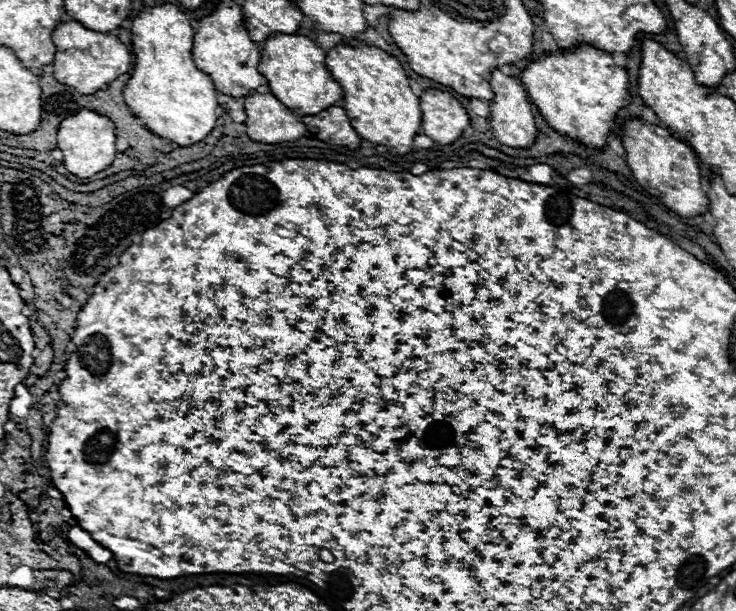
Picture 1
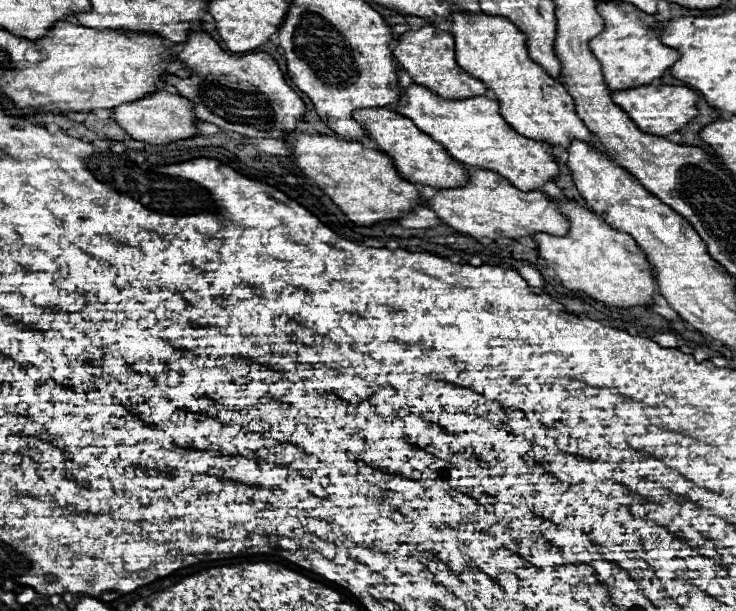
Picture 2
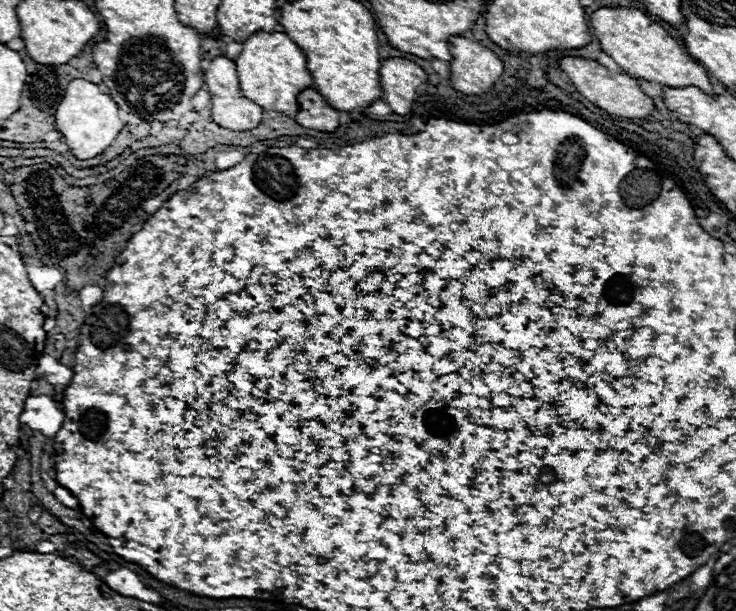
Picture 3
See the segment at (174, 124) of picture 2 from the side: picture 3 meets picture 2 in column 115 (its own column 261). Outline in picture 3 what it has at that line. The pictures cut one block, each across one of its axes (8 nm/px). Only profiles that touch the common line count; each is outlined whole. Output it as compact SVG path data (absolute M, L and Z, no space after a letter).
M216 56L210 62L210 68L204 70L204 82L208 86L210 98L212 98L212 120L216 124L222 124L222 128L234 128L234 130L252 130L262 122L264 110L254 104L252 100L244 98L238 86L238 76L236 76L236 64L228 60L226 56Z

